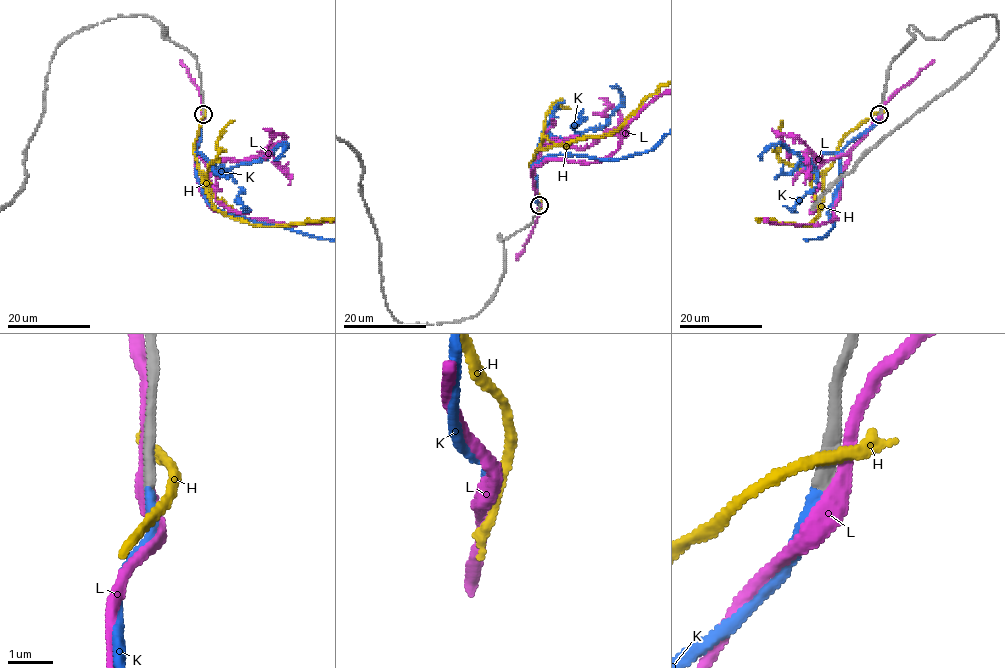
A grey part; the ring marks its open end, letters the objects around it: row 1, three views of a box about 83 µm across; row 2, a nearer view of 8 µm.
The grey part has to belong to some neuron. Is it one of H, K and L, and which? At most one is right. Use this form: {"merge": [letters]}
{"merge": ["K"]}

